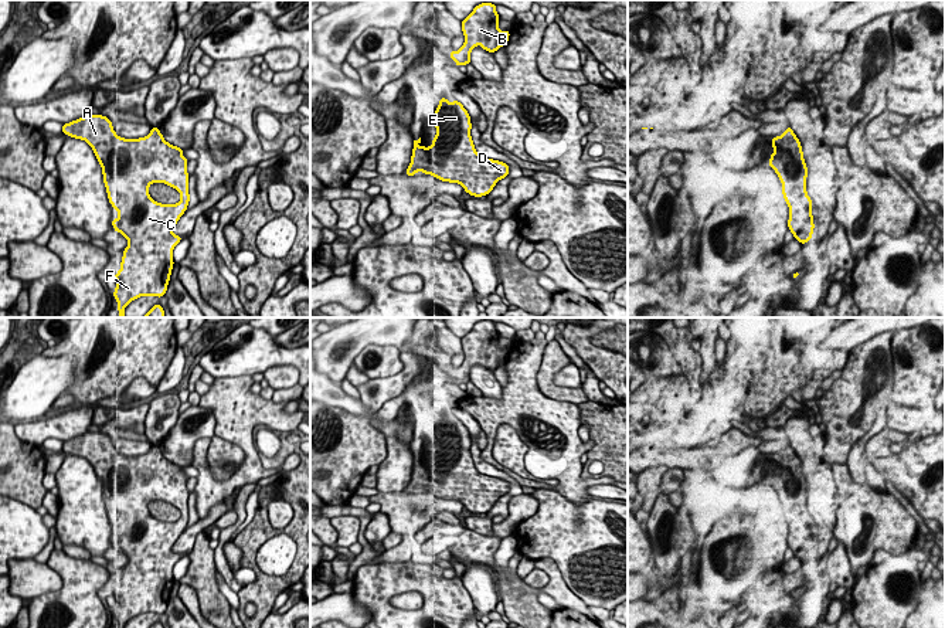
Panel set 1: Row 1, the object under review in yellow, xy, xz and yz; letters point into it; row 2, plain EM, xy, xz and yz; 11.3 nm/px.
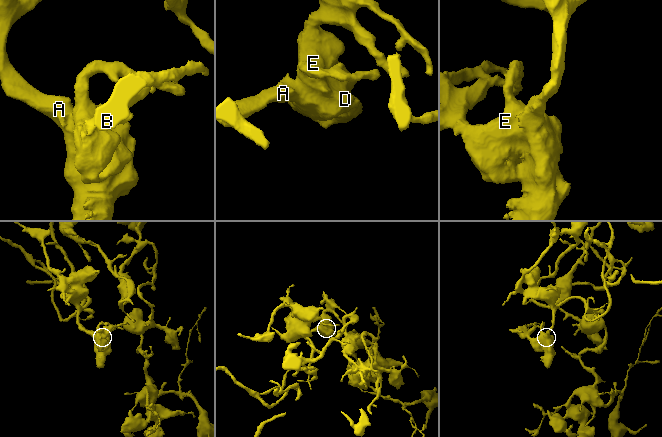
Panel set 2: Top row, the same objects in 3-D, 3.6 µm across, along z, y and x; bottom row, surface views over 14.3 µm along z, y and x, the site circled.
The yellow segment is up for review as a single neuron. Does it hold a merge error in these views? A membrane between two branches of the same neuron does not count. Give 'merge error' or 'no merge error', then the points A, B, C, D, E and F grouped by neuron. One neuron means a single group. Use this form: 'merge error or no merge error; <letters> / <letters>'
no merge error; A B C D E F

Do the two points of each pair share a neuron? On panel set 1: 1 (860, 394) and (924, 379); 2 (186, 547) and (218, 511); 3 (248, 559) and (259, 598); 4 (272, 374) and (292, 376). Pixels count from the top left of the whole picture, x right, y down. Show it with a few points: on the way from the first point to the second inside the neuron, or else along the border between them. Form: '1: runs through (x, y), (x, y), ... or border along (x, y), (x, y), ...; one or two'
1: border along (893, 389), (880, 408); two
2: runs through (187, 537), (208, 519); one
3: runs through (255, 569), (259, 574), (259, 589); one
4: runs through (276, 376), (288, 376); one

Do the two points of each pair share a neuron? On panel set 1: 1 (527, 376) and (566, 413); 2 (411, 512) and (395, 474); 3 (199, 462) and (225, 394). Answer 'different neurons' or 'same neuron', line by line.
1: same neuron
2: different neurons
3: same neuron

